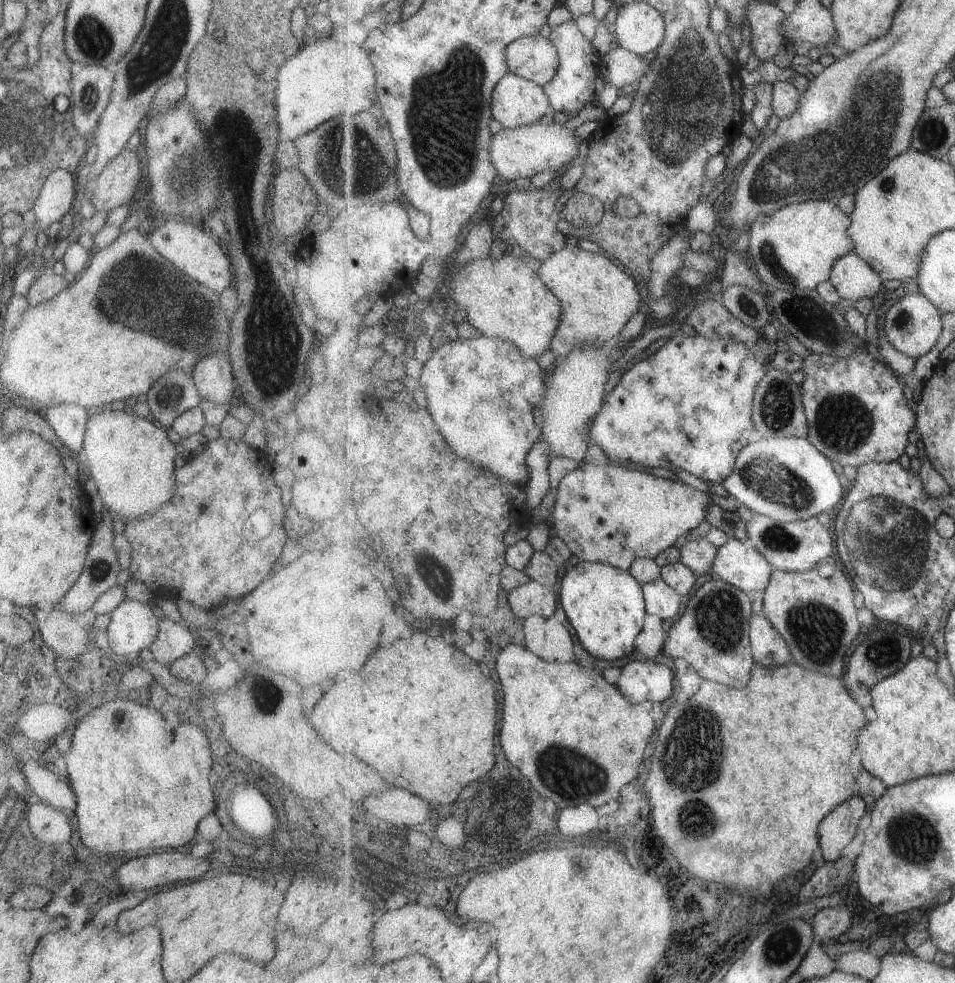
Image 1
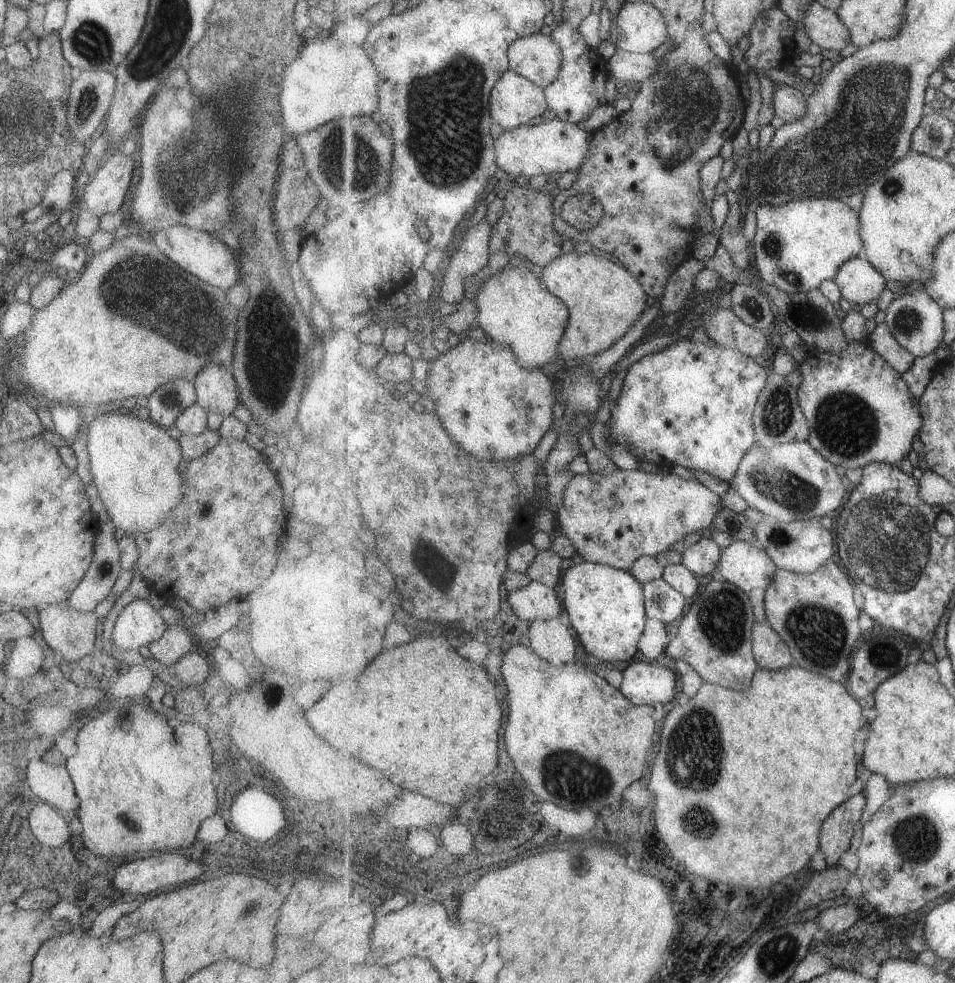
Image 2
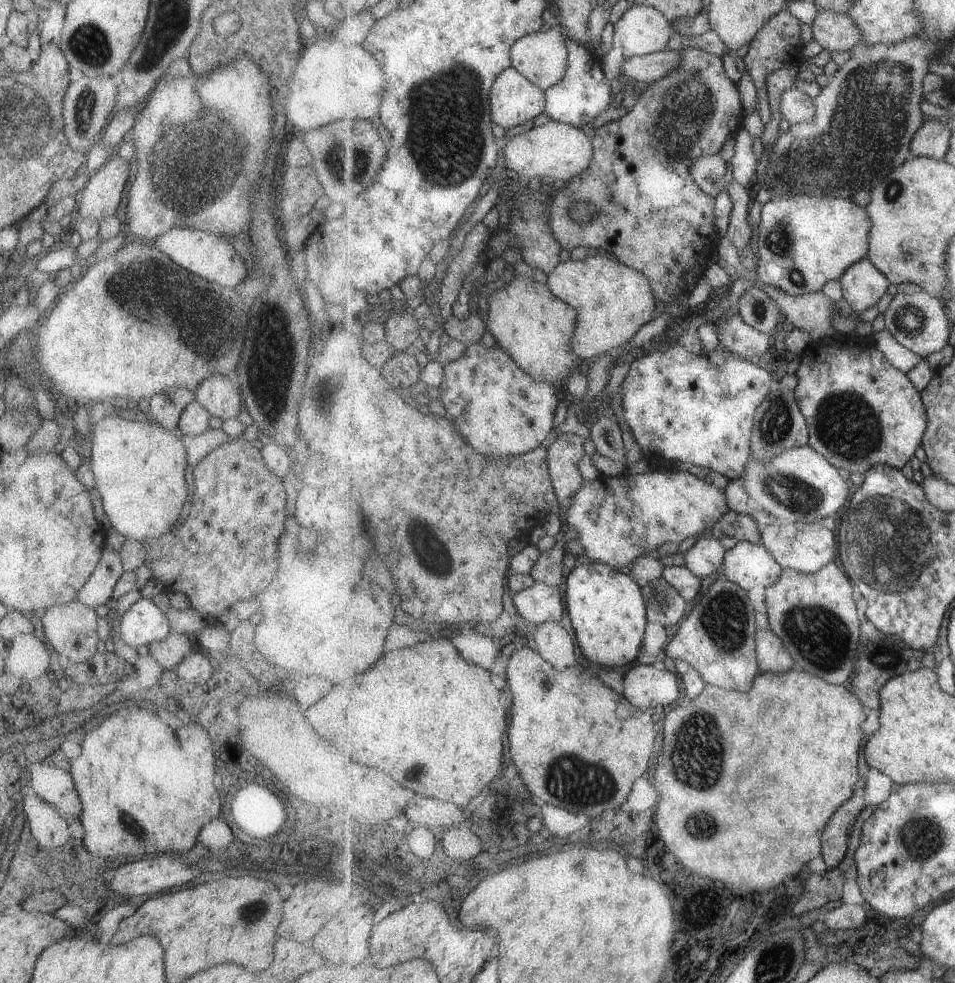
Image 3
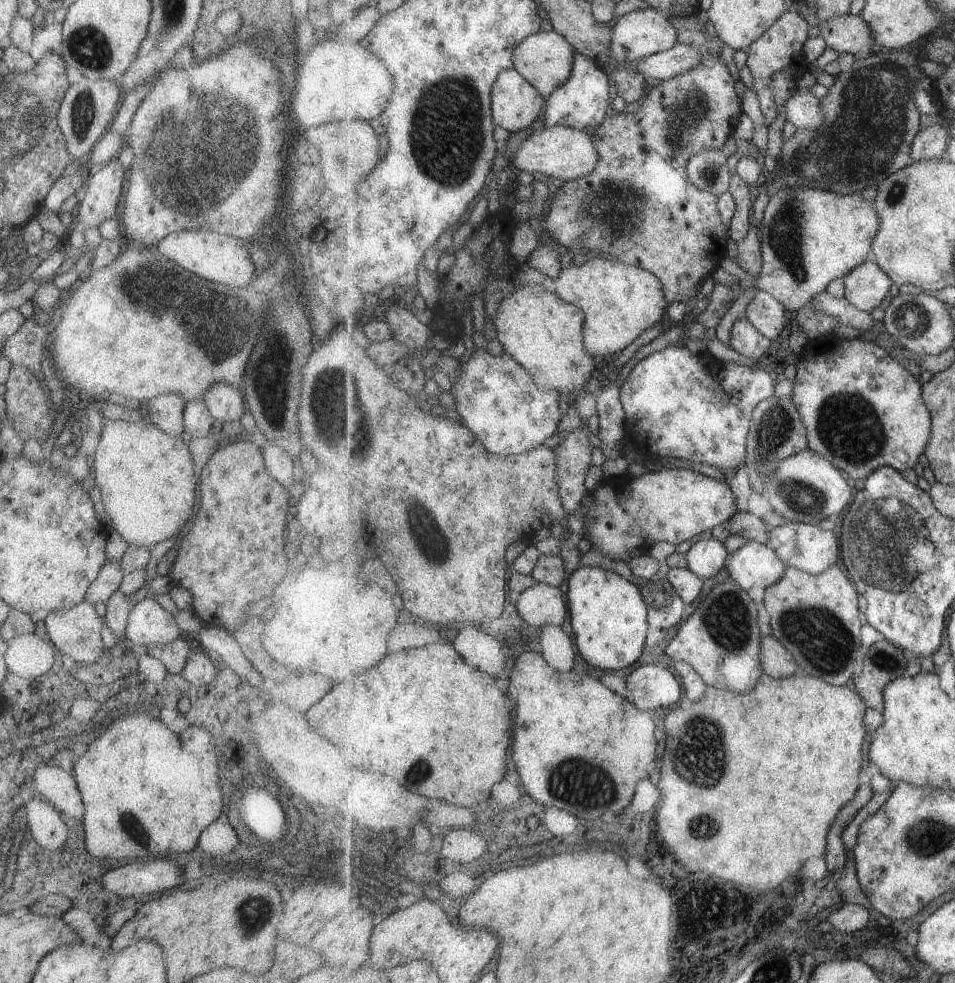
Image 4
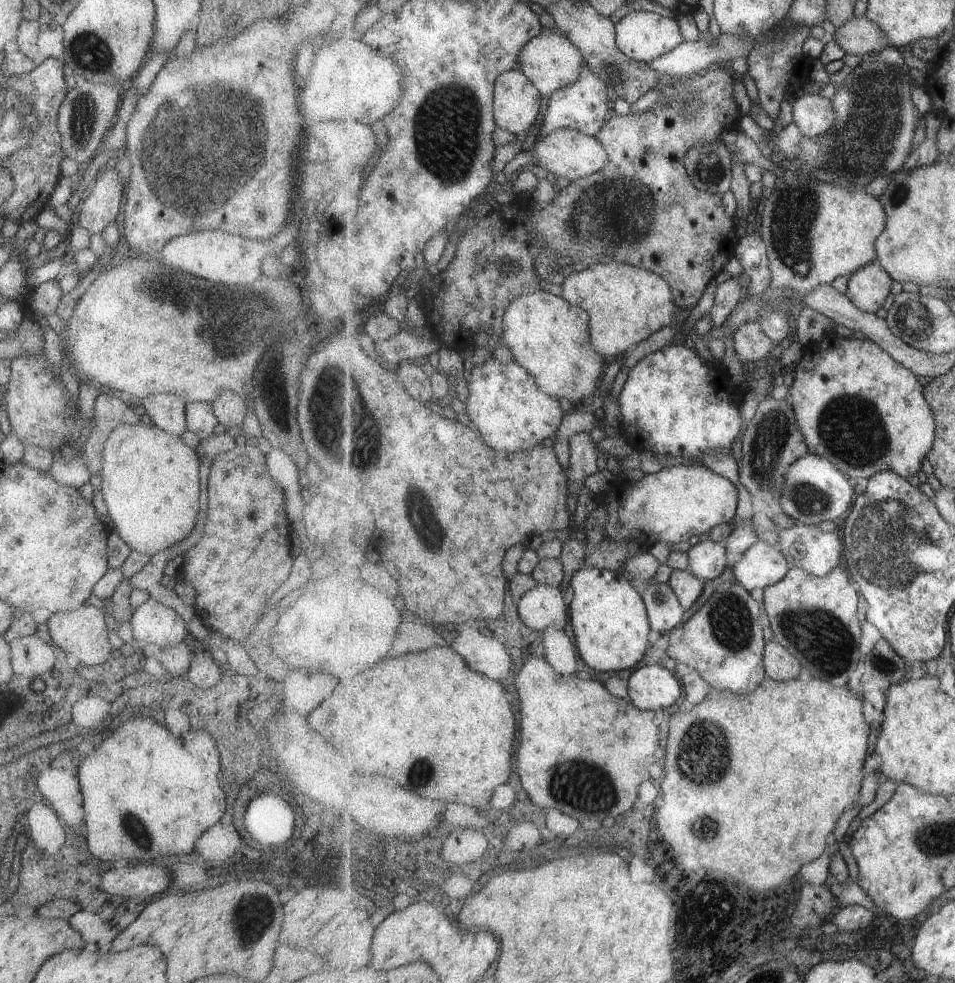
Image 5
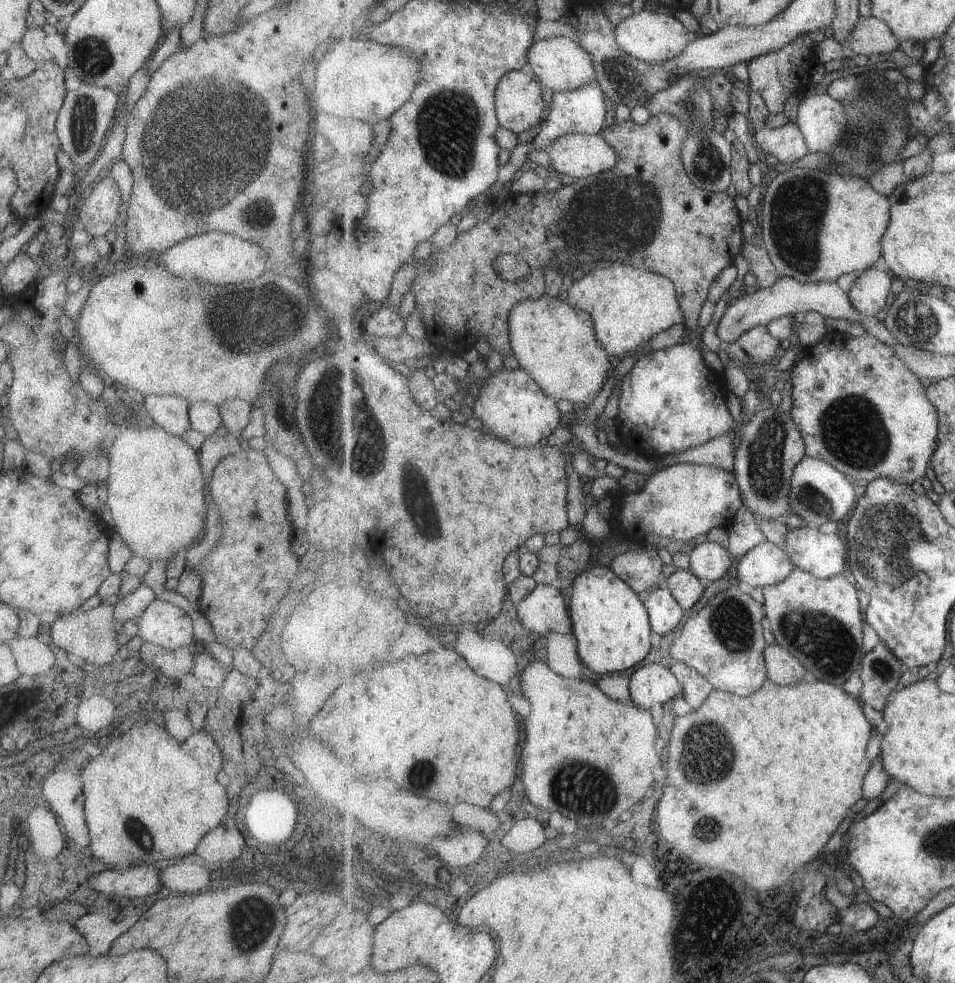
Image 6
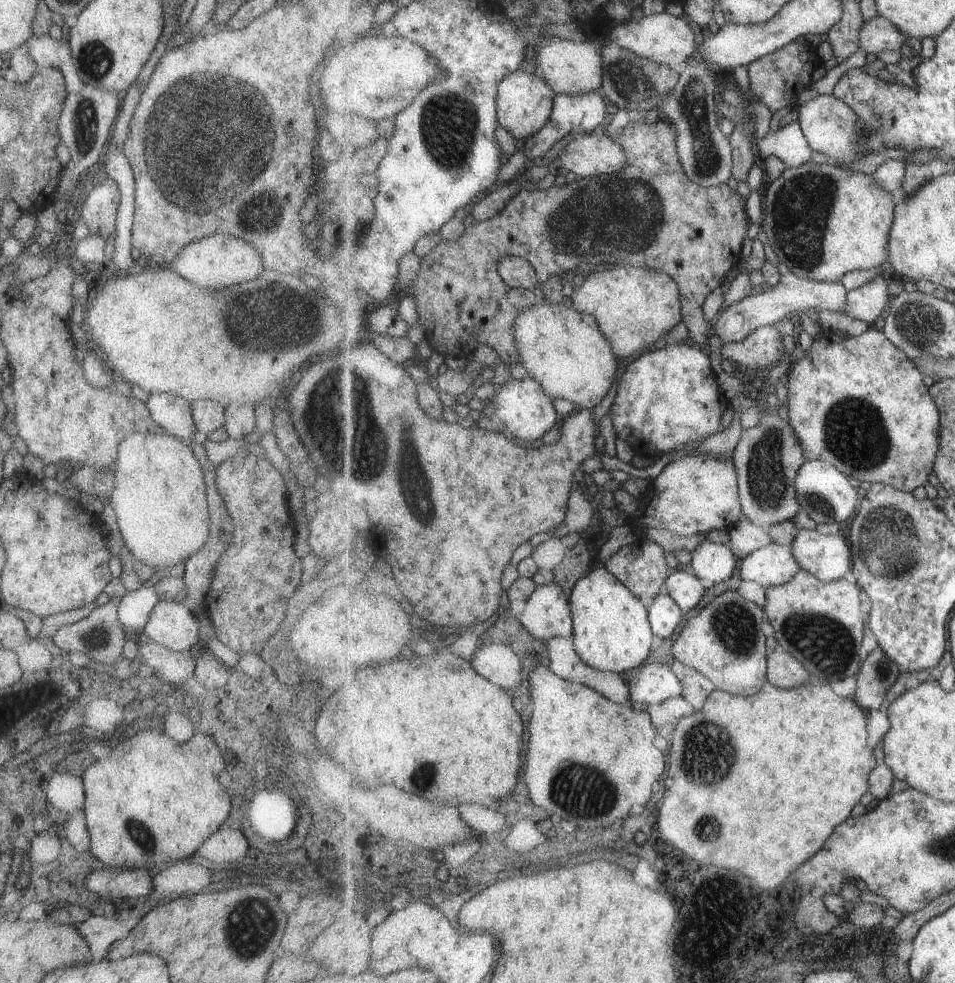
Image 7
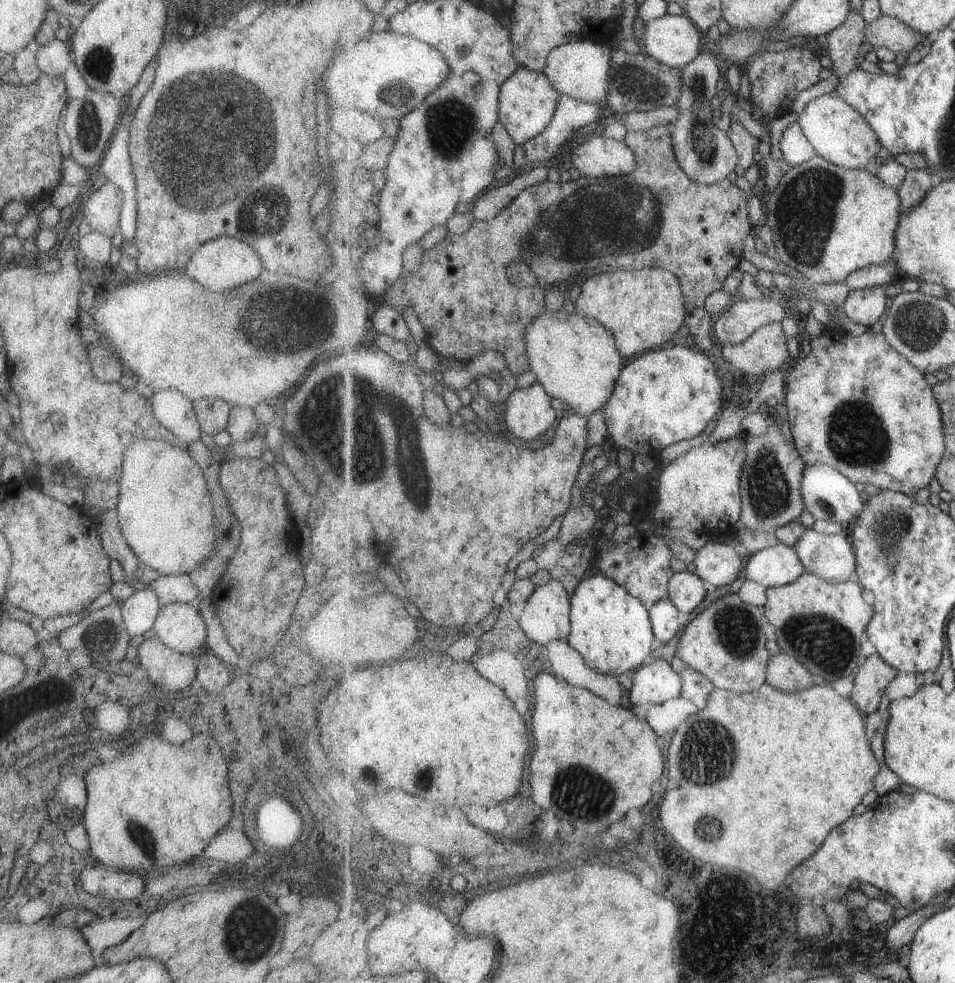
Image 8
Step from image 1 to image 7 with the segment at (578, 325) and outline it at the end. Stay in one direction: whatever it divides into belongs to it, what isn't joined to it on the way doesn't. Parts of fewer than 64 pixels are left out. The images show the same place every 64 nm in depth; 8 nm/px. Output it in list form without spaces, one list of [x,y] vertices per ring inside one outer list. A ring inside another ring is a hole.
[[[618,265],[611,270],[593,272],[571,296],[574,310],[589,313],[598,320],[617,358],[623,362],[648,351],[653,342],[665,339],[675,324],[683,321],[678,283],[662,271]]]

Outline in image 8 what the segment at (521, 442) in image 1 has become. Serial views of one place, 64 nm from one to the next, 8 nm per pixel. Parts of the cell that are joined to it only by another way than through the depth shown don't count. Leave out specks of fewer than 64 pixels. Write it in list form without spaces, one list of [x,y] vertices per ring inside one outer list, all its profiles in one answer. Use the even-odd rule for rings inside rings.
[[[539,382],[511,392],[503,411],[507,435],[523,442],[543,438],[543,434],[557,422],[551,397]]]

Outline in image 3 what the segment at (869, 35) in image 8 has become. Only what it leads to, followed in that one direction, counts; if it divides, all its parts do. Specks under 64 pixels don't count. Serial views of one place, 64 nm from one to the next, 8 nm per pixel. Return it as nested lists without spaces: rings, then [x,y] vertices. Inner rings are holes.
[[[816,12],[812,22],[813,38],[828,51],[847,52],[863,44],[861,28],[848,13]]]

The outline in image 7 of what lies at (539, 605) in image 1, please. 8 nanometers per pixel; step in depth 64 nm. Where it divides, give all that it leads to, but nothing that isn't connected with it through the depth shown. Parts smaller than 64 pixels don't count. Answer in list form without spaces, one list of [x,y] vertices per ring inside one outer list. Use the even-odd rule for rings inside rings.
[[[556,582],[538,586],[526,601],[519,620],[535,639],[548,640],[574,634],[570,600]]]

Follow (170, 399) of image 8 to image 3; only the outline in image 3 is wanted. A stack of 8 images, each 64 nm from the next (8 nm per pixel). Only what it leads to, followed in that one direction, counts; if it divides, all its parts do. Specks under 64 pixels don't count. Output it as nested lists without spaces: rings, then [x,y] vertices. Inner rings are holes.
[[[177,387],[163,390],[148,399],[149,418],[165,430],[173,431],[178,428],[177,423],[181,411],[193,400],[194,392],[187,388]]]

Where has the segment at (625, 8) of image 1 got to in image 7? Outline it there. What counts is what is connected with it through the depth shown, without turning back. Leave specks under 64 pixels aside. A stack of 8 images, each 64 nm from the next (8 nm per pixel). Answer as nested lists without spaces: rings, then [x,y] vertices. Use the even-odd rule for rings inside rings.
[[[666,11],[653,15],[644,13],[640,20],[635,18],[625,24],[621,22],[611,28],[609,36],[619,47],[661,65],[687,63],[696,52],[700,41],[698,30],[691,28],[691,24],[687,24],[682,17],[668,14]]]

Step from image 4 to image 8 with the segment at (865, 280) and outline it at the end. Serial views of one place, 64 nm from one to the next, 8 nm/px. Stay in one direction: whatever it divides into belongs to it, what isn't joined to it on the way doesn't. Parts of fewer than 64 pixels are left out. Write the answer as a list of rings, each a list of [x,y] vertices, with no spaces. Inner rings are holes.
[[[873,286],[873,288],[853,289],[845,301],[843,310],[847,318],[869,328],[877,324],[881,316],[887,314],[887,304],[889,304],[887,287]]]

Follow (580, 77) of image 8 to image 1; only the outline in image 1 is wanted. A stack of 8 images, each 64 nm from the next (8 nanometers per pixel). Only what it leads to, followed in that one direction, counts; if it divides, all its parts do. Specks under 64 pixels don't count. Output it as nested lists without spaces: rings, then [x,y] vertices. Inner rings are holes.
[[[527,35],[512,42],[507,48],[510,72],[544,87],[557,76],[560,56],[548,37]]]

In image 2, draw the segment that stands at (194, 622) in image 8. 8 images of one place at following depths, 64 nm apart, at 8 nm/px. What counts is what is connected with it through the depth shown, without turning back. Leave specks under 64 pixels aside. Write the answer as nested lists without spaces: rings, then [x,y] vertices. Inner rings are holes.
[[[133,599],[113,624],[111,642],[119,650],[138,650],[163,636],[167,625],[148,600]]]

